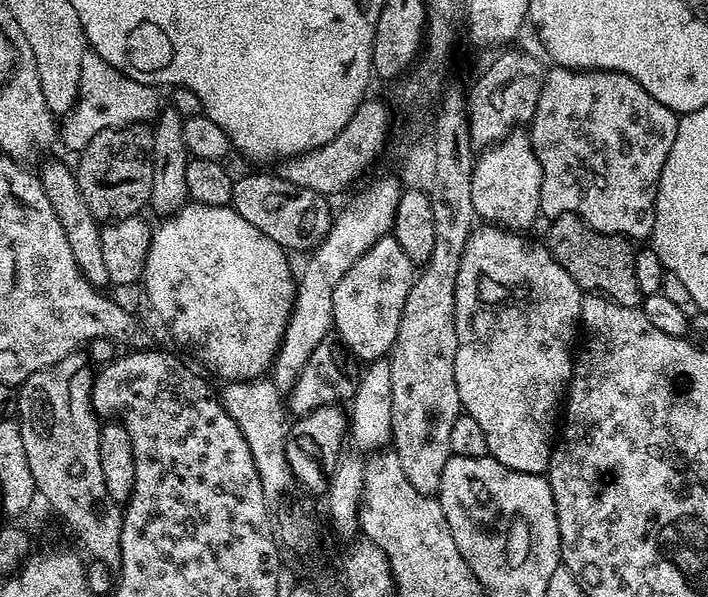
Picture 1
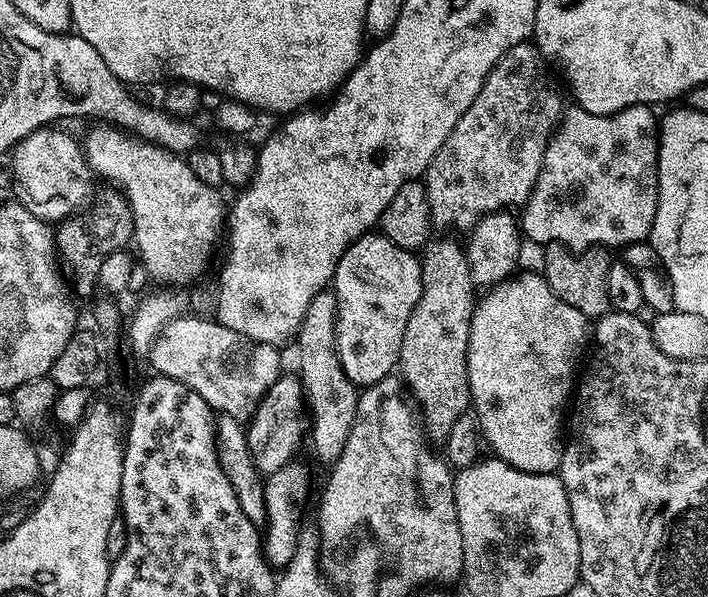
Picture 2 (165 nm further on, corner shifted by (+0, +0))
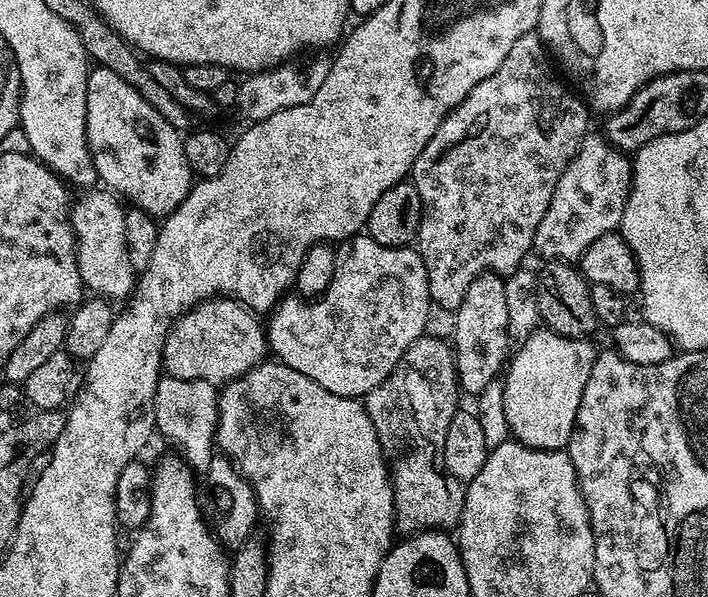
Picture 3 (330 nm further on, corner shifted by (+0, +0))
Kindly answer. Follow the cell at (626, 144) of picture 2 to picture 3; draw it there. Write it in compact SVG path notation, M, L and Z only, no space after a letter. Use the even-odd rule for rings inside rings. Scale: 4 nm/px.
M603 135L585 136L570 166L566 166L562 178L558 178L550 206L542 222L538 222L535 255L544 256L545 261L575 261L590 242L619 229L631 189L631 159L605 140Z

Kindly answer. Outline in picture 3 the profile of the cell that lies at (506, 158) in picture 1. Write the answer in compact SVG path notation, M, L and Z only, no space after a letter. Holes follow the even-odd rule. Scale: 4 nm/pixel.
M483 272L474 282L470 282L466 298L462 298L462 302L454 310L456 325L452 328L450 340L456 354L456 379L461 393L468 392L470 396L477 396L505 371L506 361L510 356L510 337L504 283L503 275Z

